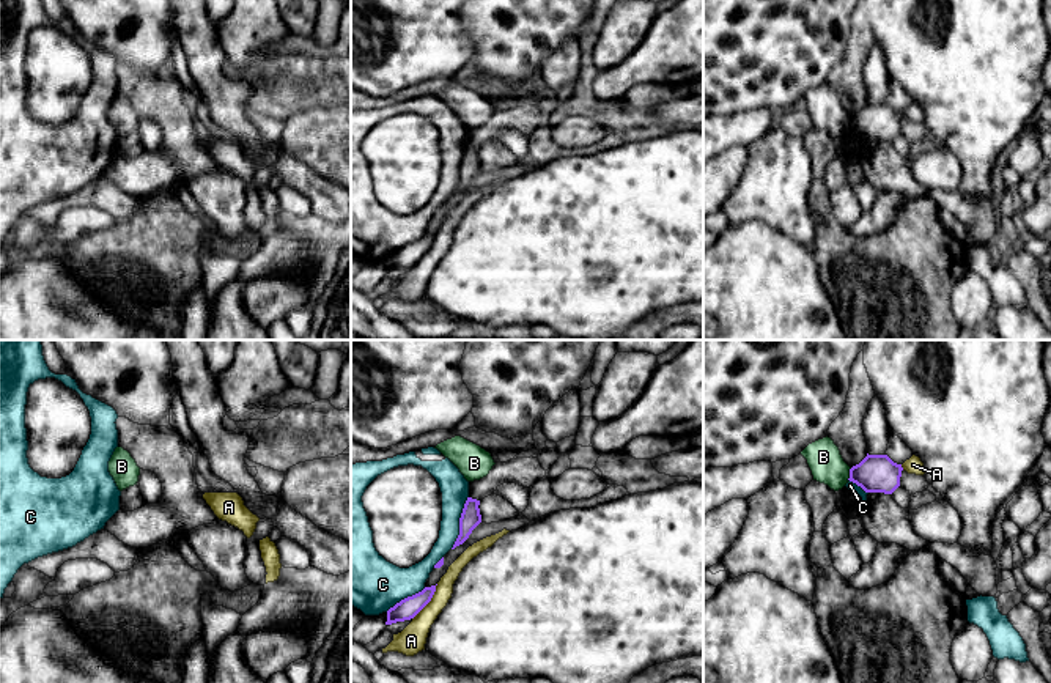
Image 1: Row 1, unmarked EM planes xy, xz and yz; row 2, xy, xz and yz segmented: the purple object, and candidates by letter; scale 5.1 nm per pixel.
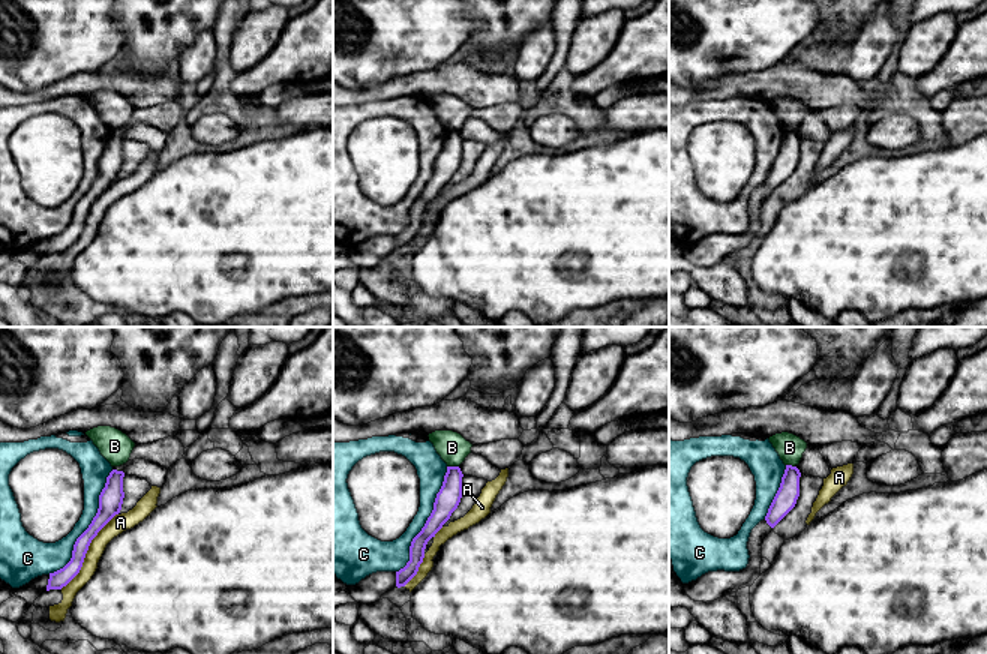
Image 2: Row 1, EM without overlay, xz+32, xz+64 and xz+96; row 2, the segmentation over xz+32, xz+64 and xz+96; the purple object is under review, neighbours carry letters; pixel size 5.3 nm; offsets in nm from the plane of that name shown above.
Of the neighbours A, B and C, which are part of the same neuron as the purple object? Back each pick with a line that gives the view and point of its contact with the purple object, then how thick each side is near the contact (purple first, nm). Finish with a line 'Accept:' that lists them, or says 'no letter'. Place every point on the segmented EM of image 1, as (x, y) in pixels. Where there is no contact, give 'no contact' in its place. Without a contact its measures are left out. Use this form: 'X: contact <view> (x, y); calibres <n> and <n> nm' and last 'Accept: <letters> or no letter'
Accept: no letter

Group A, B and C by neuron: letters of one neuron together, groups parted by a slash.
A / B / C

